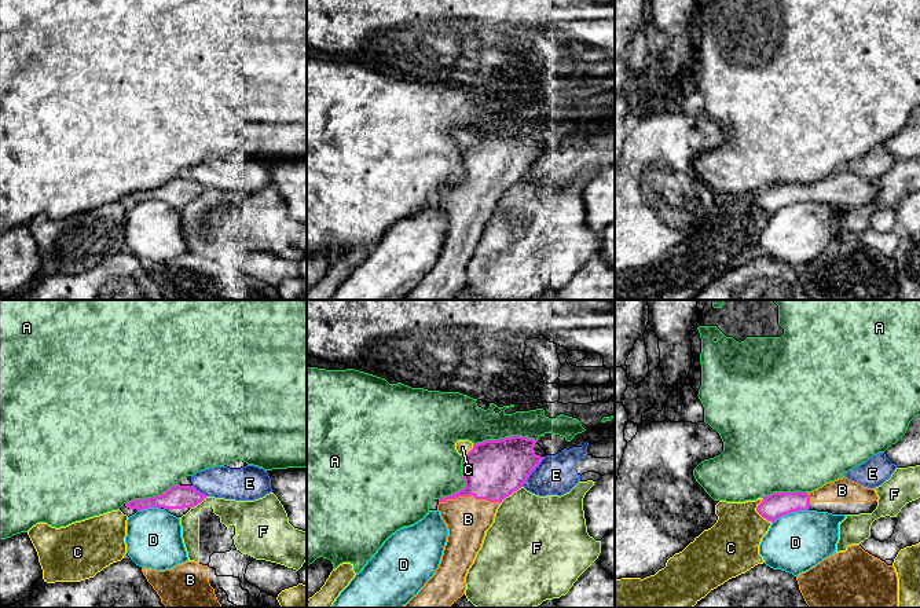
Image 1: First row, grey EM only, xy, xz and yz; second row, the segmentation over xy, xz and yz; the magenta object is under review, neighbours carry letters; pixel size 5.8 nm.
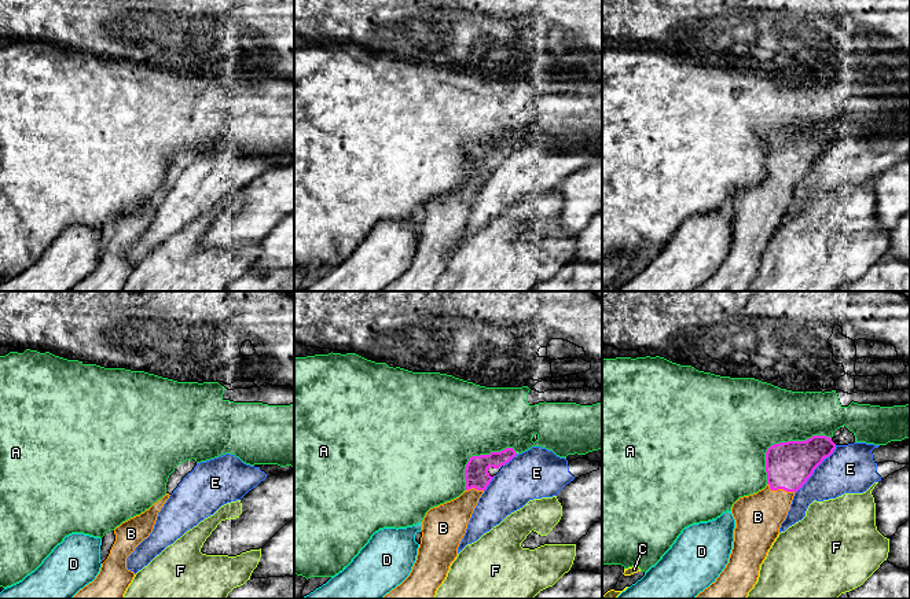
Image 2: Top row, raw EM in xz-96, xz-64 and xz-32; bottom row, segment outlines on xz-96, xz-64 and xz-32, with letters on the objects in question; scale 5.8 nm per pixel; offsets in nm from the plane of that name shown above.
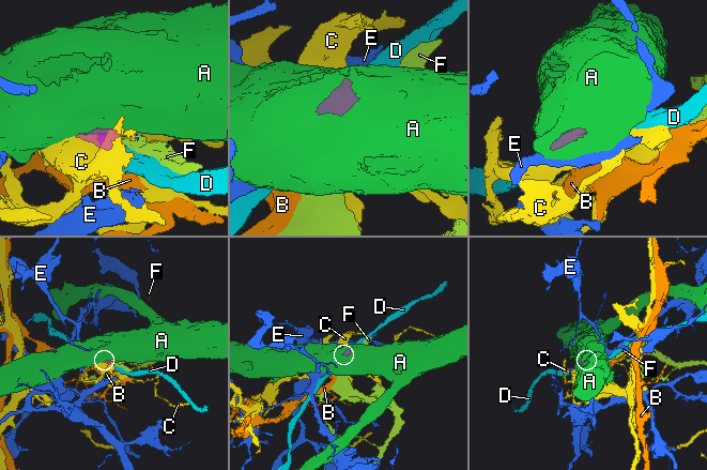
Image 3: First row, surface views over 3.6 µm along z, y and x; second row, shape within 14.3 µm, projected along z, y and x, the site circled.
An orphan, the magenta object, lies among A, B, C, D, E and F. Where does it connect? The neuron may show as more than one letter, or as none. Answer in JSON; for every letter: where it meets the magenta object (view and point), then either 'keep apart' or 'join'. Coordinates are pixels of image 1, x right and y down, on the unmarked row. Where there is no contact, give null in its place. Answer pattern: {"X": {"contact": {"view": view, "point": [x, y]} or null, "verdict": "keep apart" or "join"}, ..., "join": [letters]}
{"A": {"contact": {"view": "xz", "point": [505, 129]}, "verdict": "keep apart"}, "B": {"contact": {"view": "xz", "point": [469, 187]}, "verdict": "join"}, "C": {"contact": {"view": "yz", "point": [758, 204]}, "verdict": "keep apart"}, "D": {"contact": {"view": "yz", "point": [790, 204]}, "verdict": "keep apart"}, "E": {"contact": {"view": "xz", "point": [531, 164]}, "verdict": "keep apart"}, "F": {"contact": {"view": "xz", "point": [510, 186]}, "verdict": "keep apart"}, "join": ["B"]}

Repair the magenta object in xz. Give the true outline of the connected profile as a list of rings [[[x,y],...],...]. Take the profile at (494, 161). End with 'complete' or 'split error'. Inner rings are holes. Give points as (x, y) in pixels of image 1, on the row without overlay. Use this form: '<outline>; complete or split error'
[[[534,131],[477,135],[463,147],[465,179],[439,191],[448,228],[435,267],[403,300],[450,300],[465,286],[465,268],[501,194],[523,179],[546,149]]]; split error

